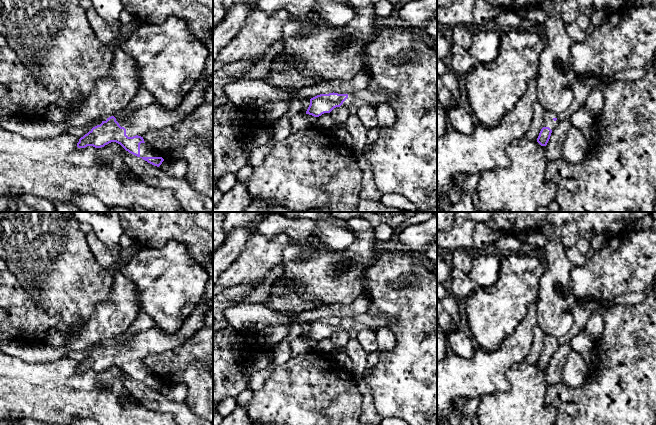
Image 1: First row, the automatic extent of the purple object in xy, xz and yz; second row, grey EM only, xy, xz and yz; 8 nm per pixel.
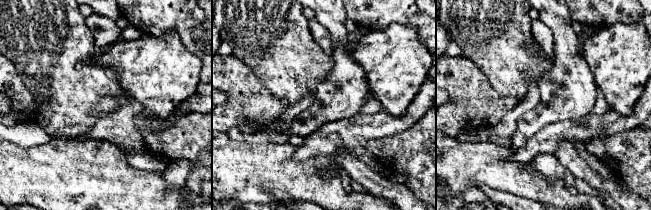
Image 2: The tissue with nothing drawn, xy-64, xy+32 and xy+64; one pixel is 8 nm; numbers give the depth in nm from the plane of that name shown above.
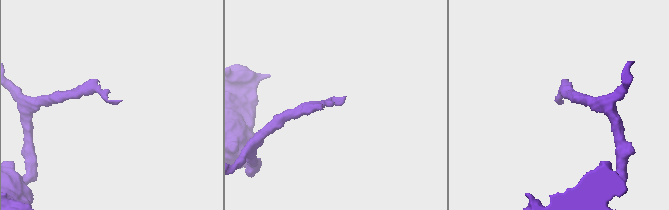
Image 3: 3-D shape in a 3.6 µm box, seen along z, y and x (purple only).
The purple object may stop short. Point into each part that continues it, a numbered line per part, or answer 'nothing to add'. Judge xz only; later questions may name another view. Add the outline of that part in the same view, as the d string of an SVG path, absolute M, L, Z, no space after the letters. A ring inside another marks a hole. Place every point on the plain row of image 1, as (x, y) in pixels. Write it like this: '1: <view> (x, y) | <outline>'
1: xz (365, 321) | M368 313L358 314L356 316L347 317L348 322L340 331L349 332L351 329L360 330L376 330L380 328L388 328L390 326L389 319L384 315L373 316Z

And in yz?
1: yz (548, 345) | M546 335L543 341L543 351L549 351L553 356L558 348L559 344L557 339L553 336Z

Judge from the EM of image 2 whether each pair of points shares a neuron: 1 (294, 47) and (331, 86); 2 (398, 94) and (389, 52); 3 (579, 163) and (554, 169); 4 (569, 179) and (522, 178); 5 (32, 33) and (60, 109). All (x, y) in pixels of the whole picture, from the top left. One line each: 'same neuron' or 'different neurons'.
1: different neurons
2: same neuron
3: different neurons
4: different neurons
5: same neuron

